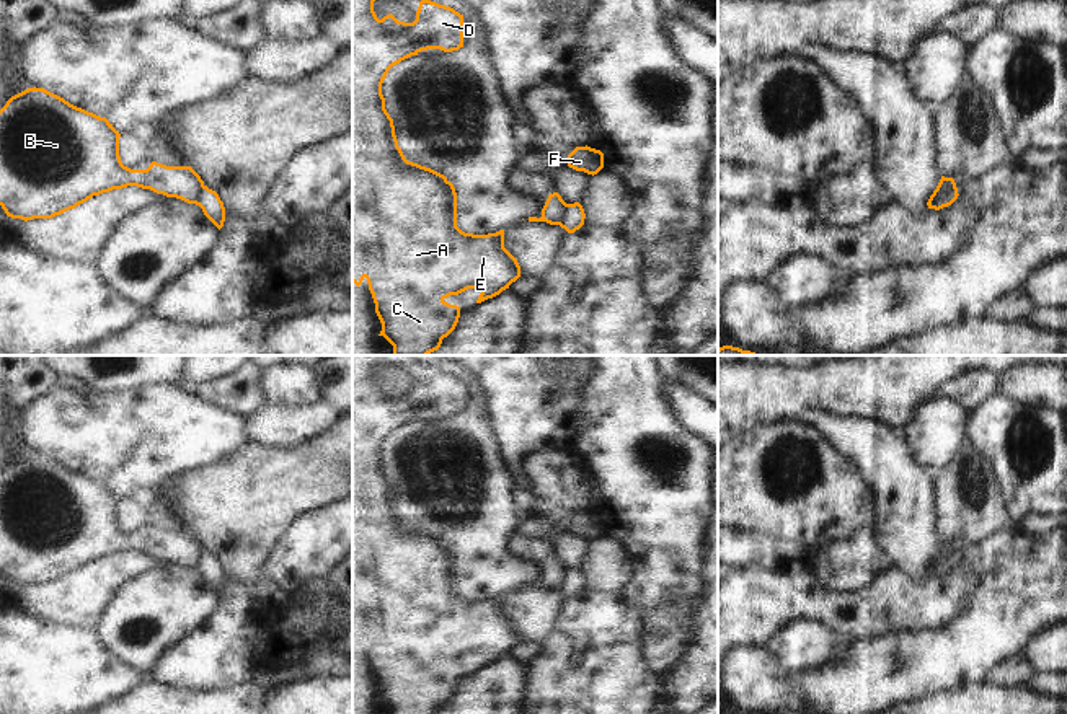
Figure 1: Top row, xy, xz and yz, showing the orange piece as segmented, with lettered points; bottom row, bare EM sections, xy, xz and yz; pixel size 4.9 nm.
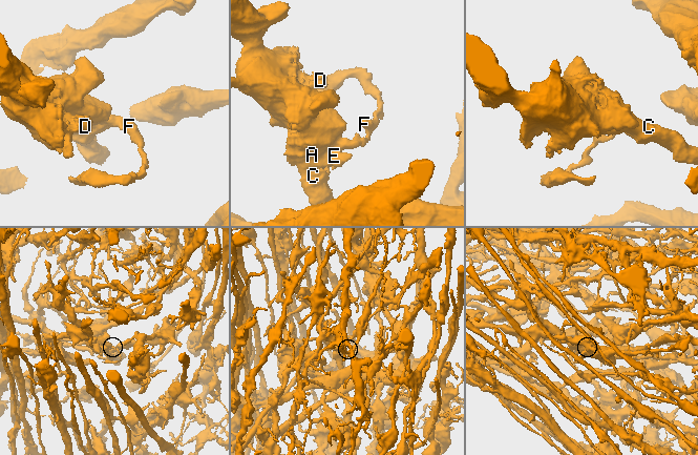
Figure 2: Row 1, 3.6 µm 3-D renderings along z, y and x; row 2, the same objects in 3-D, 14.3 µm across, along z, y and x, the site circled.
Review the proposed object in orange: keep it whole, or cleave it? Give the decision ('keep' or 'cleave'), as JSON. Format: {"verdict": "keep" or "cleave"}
{"verdict": "cleave"}

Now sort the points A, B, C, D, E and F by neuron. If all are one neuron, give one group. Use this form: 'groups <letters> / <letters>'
groups A B C D E / F

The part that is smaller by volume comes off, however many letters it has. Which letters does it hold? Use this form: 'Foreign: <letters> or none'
Foreign: F

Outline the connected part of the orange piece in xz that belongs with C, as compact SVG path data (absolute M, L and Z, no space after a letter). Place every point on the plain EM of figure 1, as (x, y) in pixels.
M352 355L352 647L359 652L364 644L367 646L375 668L375 678L382 688L379 701L383 701L393 714L439 714L442 704L455 694L460 683L460 672L447 668L445 663L468 654L478 654L481 657L476 668L493 663L520 642L520 631L504 613L504 595L488 600L473 600L465 598L457 592L457 558L454 549L444 540L405 523L398 512L393 484L385 474L382 448L388 435L401 425L418 421L421 416L441 414L444 417L452 417L463 412L463 380L450 372L421 365L413 388L398 386L392 378L379 385L374 377L374 367L379 364L379 357L380 355Z

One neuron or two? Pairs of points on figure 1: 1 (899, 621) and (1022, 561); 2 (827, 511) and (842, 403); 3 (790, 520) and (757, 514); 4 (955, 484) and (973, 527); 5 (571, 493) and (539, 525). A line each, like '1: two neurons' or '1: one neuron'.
1: two neurons
2: two neurons
3: one neuron
4: one neuron
5: two neurons

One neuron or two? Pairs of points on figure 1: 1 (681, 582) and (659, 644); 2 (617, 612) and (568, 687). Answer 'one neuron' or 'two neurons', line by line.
1: one neuron
2: one neuron

